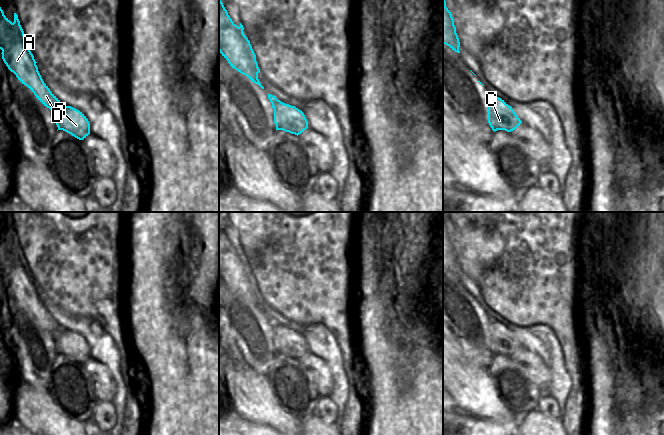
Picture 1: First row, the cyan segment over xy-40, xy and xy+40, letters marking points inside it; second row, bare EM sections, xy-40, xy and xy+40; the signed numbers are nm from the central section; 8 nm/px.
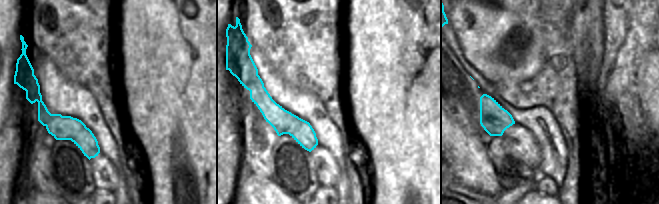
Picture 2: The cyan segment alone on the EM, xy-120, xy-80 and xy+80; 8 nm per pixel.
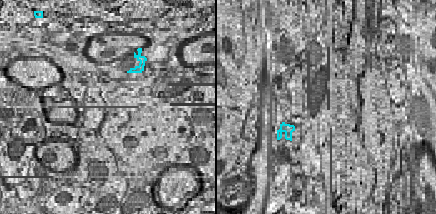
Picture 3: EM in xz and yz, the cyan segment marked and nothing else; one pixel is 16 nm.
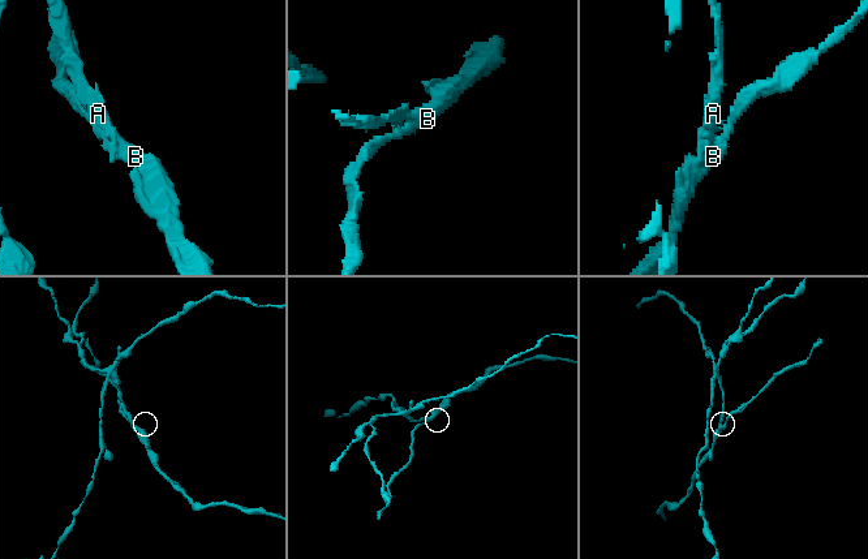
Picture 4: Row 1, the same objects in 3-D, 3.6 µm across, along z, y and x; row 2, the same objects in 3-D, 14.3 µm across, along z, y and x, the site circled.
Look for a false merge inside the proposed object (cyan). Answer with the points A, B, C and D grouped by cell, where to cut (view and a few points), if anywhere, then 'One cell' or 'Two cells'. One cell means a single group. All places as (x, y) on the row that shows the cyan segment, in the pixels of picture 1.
Groups: A D / B C. Split along xy-40 (65, 105), (60, 105), (56, 109), (54, 116). Two cells

